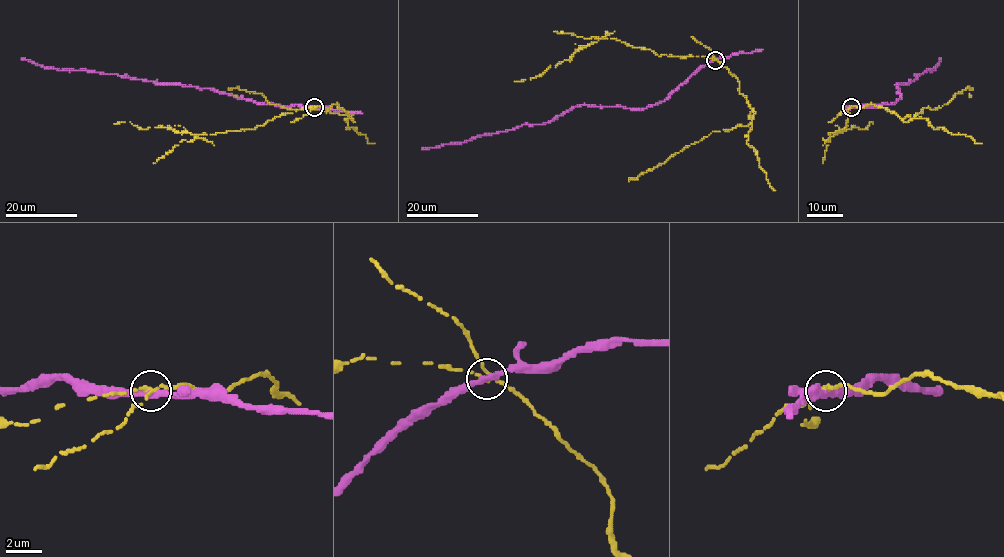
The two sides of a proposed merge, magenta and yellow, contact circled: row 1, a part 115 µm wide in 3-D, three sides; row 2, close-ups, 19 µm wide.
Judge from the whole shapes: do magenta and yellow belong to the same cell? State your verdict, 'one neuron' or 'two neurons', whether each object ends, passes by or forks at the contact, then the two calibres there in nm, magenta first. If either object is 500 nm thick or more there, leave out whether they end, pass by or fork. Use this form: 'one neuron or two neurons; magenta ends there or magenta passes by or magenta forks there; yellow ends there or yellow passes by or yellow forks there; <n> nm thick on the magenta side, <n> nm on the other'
two neurons; magenta passes by; yellow passes by; 360 nm thick on the magenta side, 200 nm on the other

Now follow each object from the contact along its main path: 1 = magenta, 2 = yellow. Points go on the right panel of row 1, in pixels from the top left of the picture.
1: (851, 107), (892, 104), (901, 96), (897, 84), (906, 84), (926, 70), (935, 69), (940, 57)
2: (851, 107), (871, 104), (884, 107), (904, 121), (923, 108), (933, 110), (948, 104), (969, 87), (969, 96)

